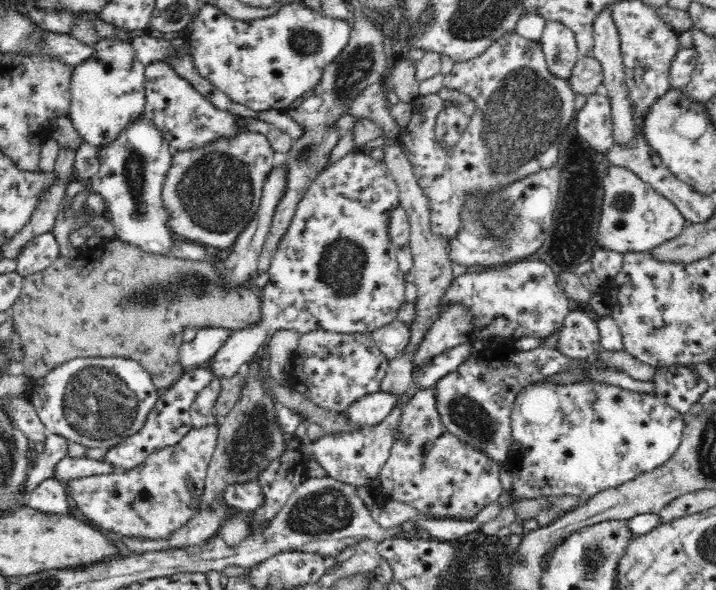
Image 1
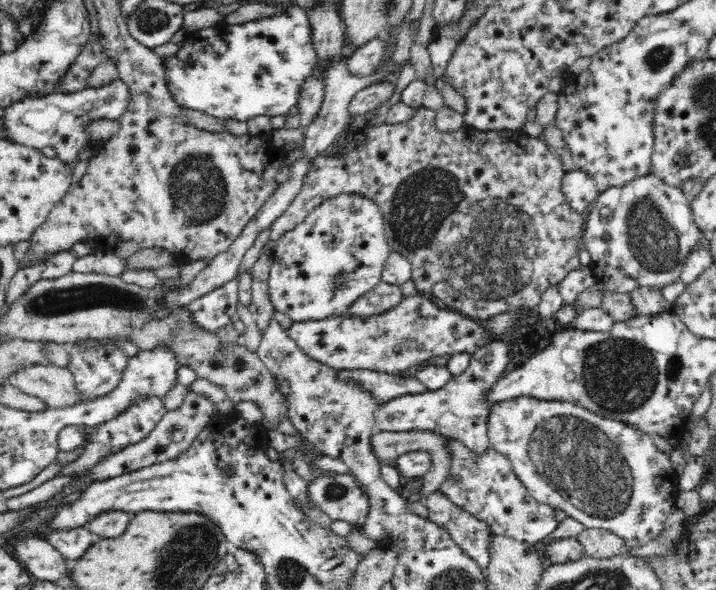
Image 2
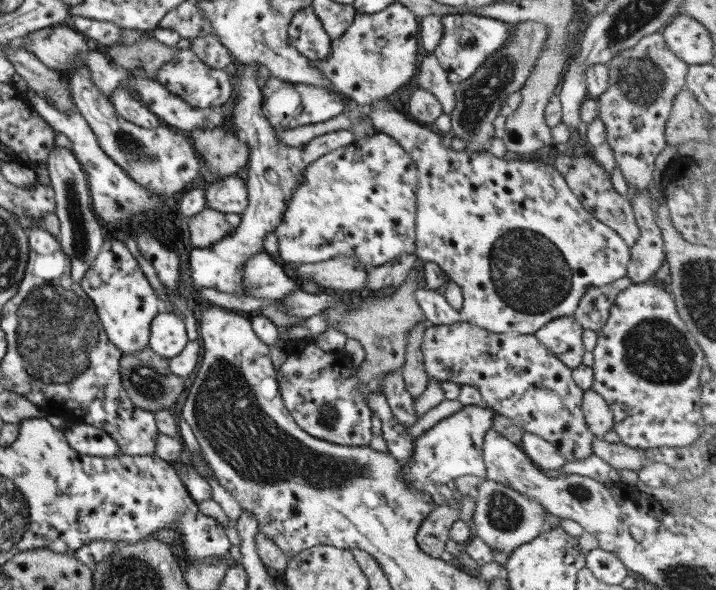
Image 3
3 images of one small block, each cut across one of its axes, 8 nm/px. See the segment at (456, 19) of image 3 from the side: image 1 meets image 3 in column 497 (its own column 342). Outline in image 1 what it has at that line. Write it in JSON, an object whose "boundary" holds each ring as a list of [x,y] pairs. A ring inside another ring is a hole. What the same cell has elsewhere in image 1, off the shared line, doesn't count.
{"boundary":[[[202,3],[200,11],[187,31],[189,55],[200,77],[214,88],[248,110],[286,110],[298,100],[303,100],[308,89],[314,88],[322,78],[322,72],[332,64],[346,48],[350,38],[350,20],[333,20],[321,11],[309,10],[302,3],[291,3],[273,16],[264,19],[242,21],[222,15],[214,6]]]}

